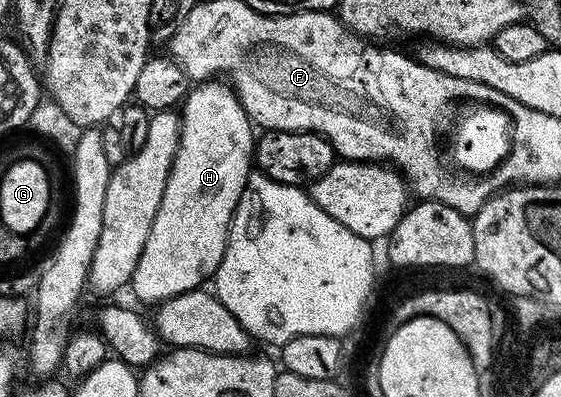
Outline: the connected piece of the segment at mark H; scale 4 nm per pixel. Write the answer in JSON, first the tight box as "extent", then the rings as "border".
{"extent":[129,79,256,303],"border":[[[219,79],[204,81],[196,84],[183,98],[179,119],[179,146],[171,164],[169,179],[165,183],[161,207],[157,207],[149,239],[145,239],[141,259],[137,259],[137,267],[129,282],[129,289],[135,292],[137,300],[152,303],[167,301],[190,289],[200,288],[206,277],[207,280],[214,278],[225,255],[227,236],[231,230],[231,220],[237,211],[237,203],[253,172],[256,140],[253,122],[230,84]]]}

